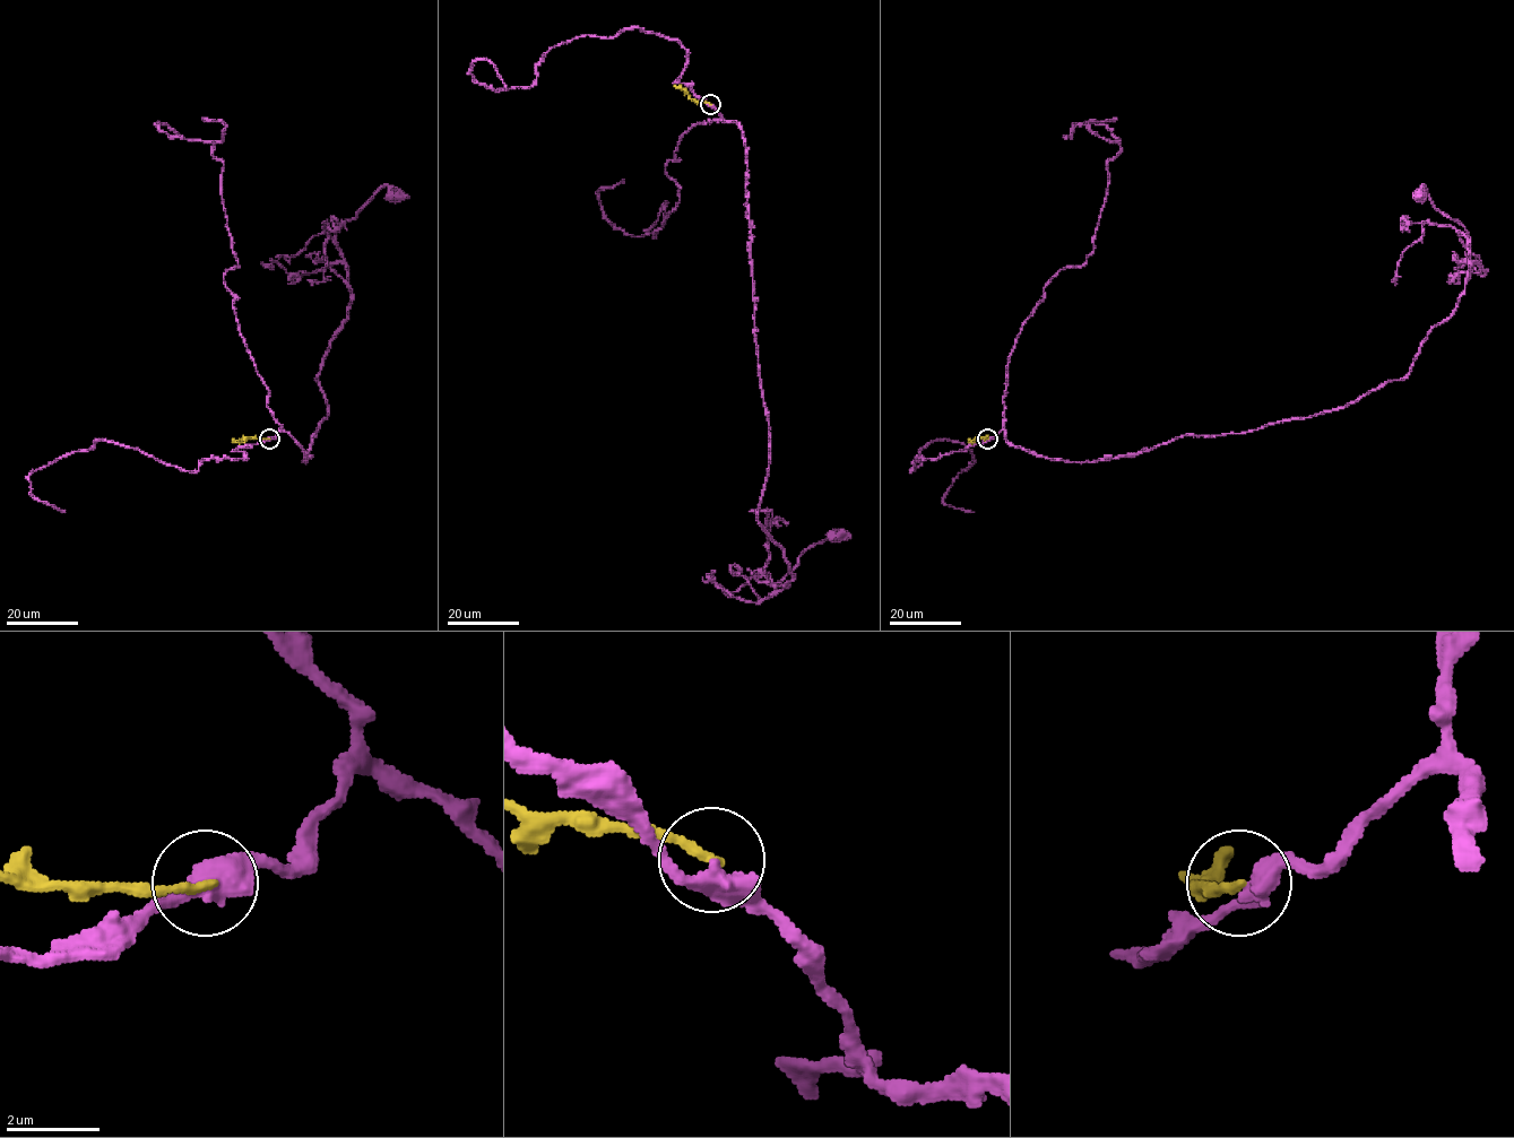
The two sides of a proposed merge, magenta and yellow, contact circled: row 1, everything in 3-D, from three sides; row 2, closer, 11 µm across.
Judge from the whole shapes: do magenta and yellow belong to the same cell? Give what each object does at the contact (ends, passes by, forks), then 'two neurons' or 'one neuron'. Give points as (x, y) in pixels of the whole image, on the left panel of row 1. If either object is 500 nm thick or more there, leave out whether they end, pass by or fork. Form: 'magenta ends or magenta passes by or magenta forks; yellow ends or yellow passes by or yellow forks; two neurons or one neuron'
magenta passes by; yellow ends; two neurons

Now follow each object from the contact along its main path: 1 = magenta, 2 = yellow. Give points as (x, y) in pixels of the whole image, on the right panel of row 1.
1: (987, 439), (1117, 458), (1402, 380), (1470, 265), (1468, 232), (1419, 197)
2: (987, 439), (975, 442), (969, 439)

